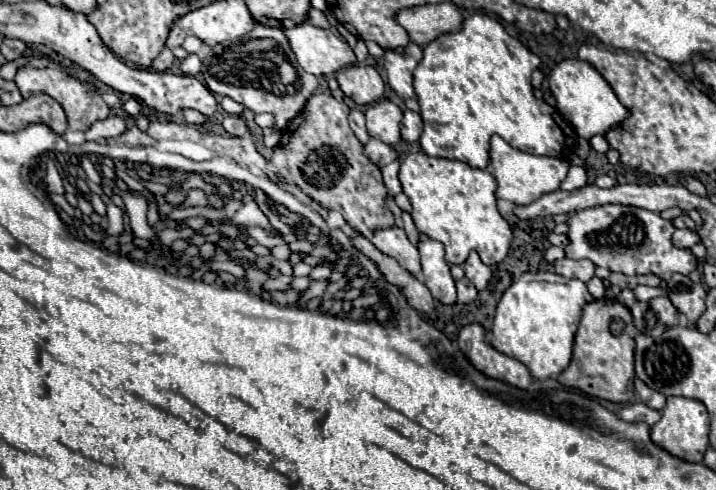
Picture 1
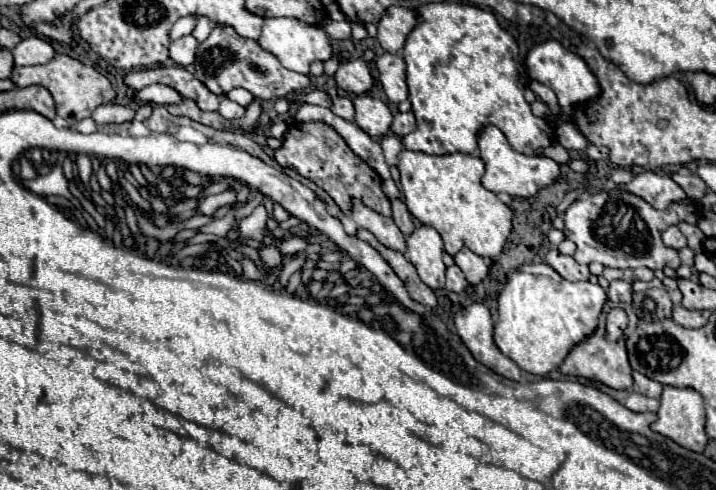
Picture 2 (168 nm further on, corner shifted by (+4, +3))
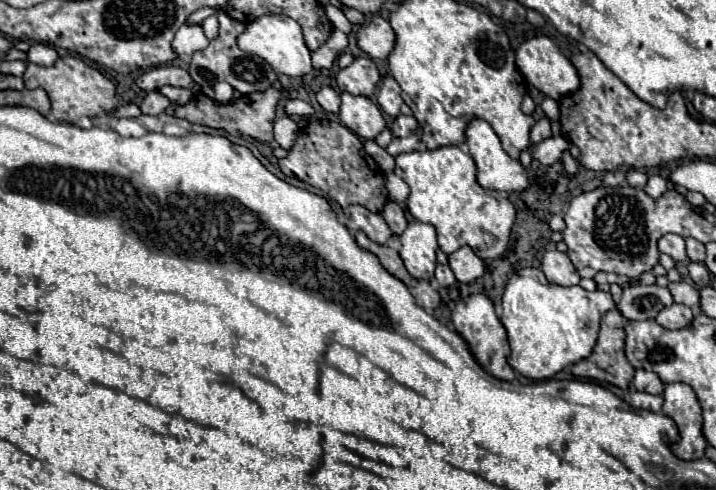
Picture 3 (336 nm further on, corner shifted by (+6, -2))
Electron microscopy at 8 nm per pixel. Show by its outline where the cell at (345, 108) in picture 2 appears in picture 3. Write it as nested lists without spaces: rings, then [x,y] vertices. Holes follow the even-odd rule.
[[[324,85],[324,87],[316,93],[316,99],[318,99],[318,103],[322,105],[324,111],[338,113],[338,107],[340,107],[340,95],[338,95],[332,87]]]

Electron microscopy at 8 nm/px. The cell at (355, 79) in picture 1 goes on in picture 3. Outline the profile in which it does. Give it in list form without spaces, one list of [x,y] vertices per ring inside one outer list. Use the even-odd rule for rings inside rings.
[[[356,57],[350,67],[340,69],[340,73],[336,75],[336,83],[340,91],[374,97],[376,87],[380,83],[380,73],[370,57]]]

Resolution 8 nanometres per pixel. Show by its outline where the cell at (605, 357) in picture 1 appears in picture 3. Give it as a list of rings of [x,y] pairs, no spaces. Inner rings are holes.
[[[618,309],[608,311],[602,317],[600,337],[592,355],[572,365],[572,373],[576,377],[606,381],[620,389],[628,389],[634,377],[634,367],[628,363],[624,352],[626,323],[628,319],[622,319],[622,315],[618,315]]]

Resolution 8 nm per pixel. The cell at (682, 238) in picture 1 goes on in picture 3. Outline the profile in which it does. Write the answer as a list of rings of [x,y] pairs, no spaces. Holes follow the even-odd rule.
[[[670,233],[670,235],[660,237],[658,249],[660,249],[660,253],[666,253],[676,261],[686,261],[688,259],[686,257],[686,245],[684,245],[684,239],[680,235],[672,235]]]

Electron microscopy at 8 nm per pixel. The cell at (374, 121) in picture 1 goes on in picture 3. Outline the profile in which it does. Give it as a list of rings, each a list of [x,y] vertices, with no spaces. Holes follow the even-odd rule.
[[[350,93],[340,95],[340,123],[346,125],[362,139],[374,139],[382,127],[386,127],[384,117],[368,97],[354,97]]]

